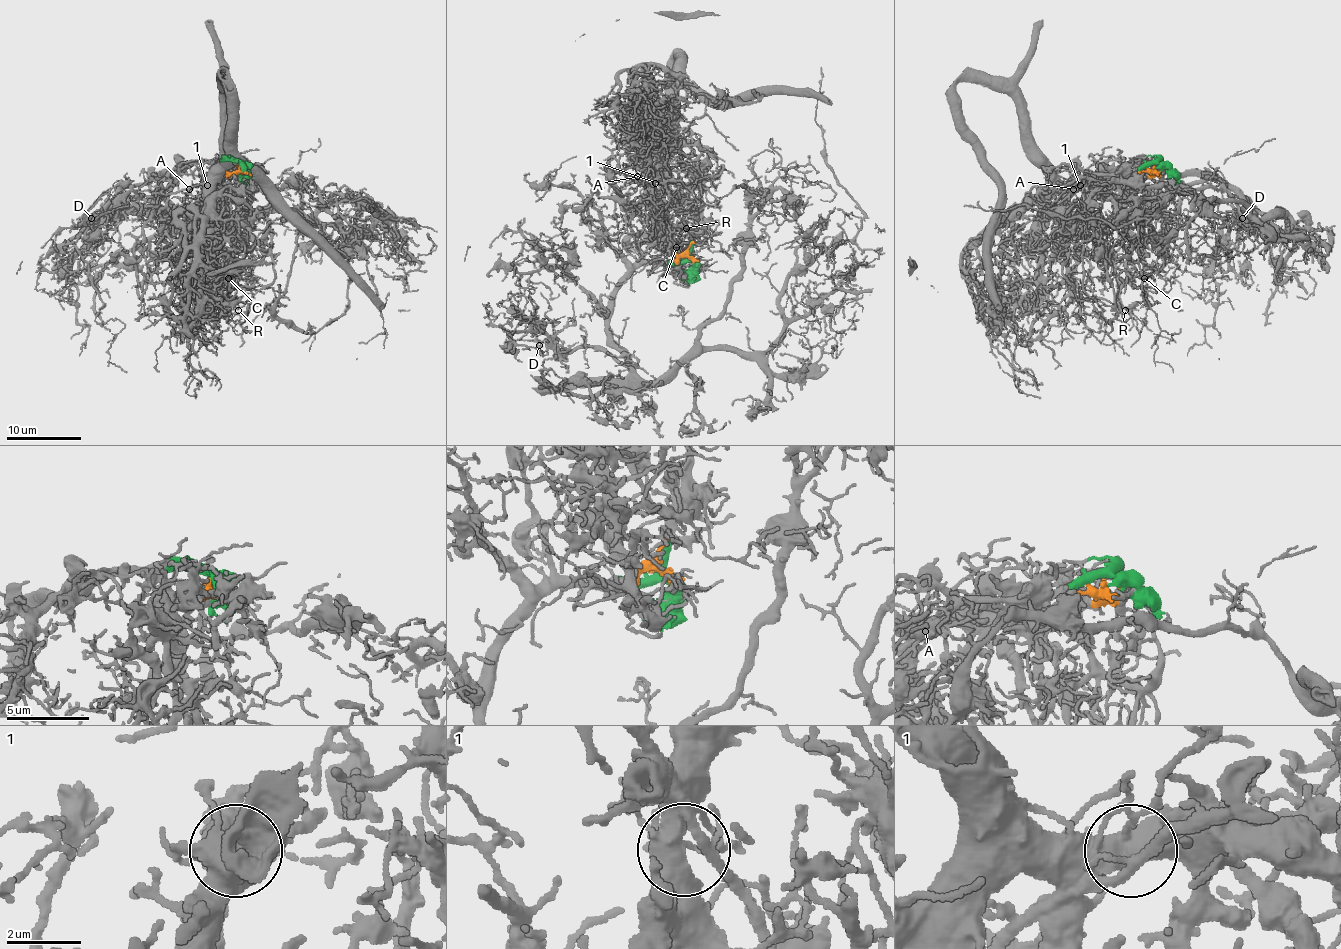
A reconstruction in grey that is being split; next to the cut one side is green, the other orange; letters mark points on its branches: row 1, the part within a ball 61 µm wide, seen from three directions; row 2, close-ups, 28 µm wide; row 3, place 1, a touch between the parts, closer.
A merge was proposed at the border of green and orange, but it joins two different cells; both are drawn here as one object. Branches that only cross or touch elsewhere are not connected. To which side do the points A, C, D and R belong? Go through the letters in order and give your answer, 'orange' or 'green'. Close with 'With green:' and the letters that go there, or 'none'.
A: orange
C: orange
D: green
R: orange
With green: D

